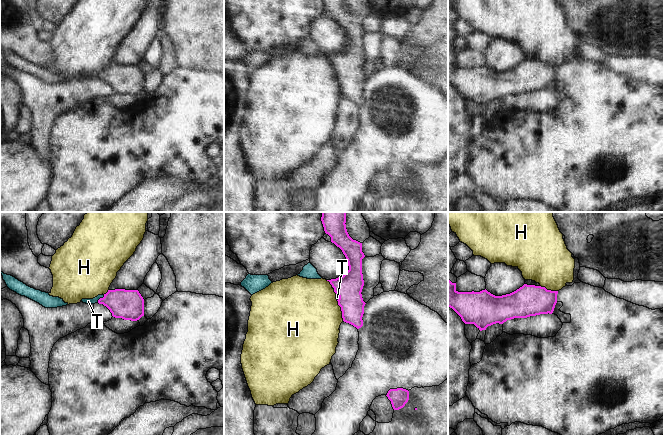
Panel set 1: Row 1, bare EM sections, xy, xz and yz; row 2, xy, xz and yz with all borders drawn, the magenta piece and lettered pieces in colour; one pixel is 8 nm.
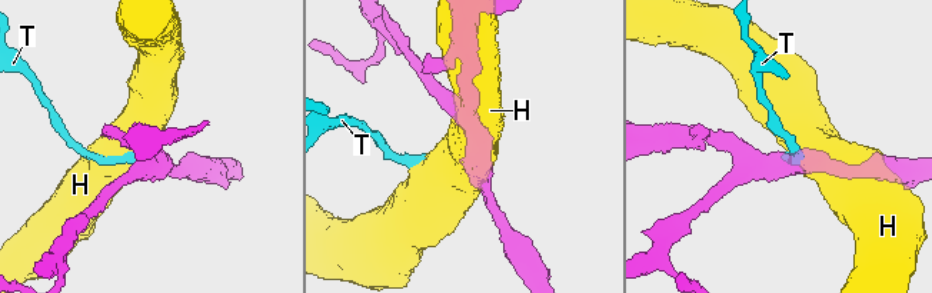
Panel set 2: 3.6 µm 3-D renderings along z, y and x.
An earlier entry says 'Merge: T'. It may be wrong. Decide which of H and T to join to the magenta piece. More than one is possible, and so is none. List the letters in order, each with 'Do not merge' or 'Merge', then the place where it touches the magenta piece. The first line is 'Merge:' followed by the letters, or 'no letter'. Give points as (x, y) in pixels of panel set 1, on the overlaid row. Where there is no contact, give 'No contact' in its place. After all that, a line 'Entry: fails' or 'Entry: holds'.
Merge: T
H: Do not merge. Touches magenta at xz (341, 310)
T: Merge. Touches magenta at xy (100, 298).
Entry: holds

